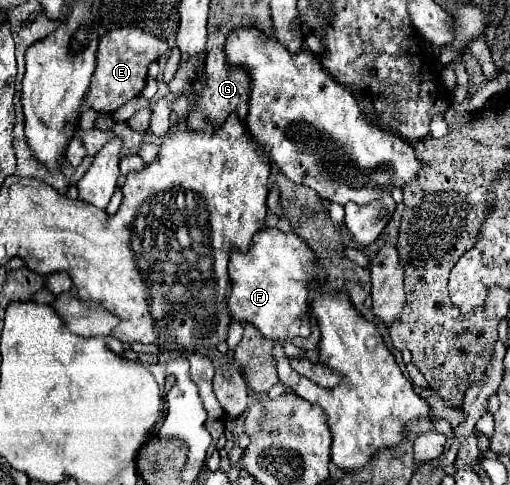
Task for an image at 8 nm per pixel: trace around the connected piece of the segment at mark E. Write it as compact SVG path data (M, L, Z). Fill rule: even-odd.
M120 27L108 31L98 45L96 53L96 71L88 89L88 103L94 111L100 113L114 113L120 105L140 95L146 85L148 65L162 57L168 51L164 39L158 39L142 29L136 27Z

